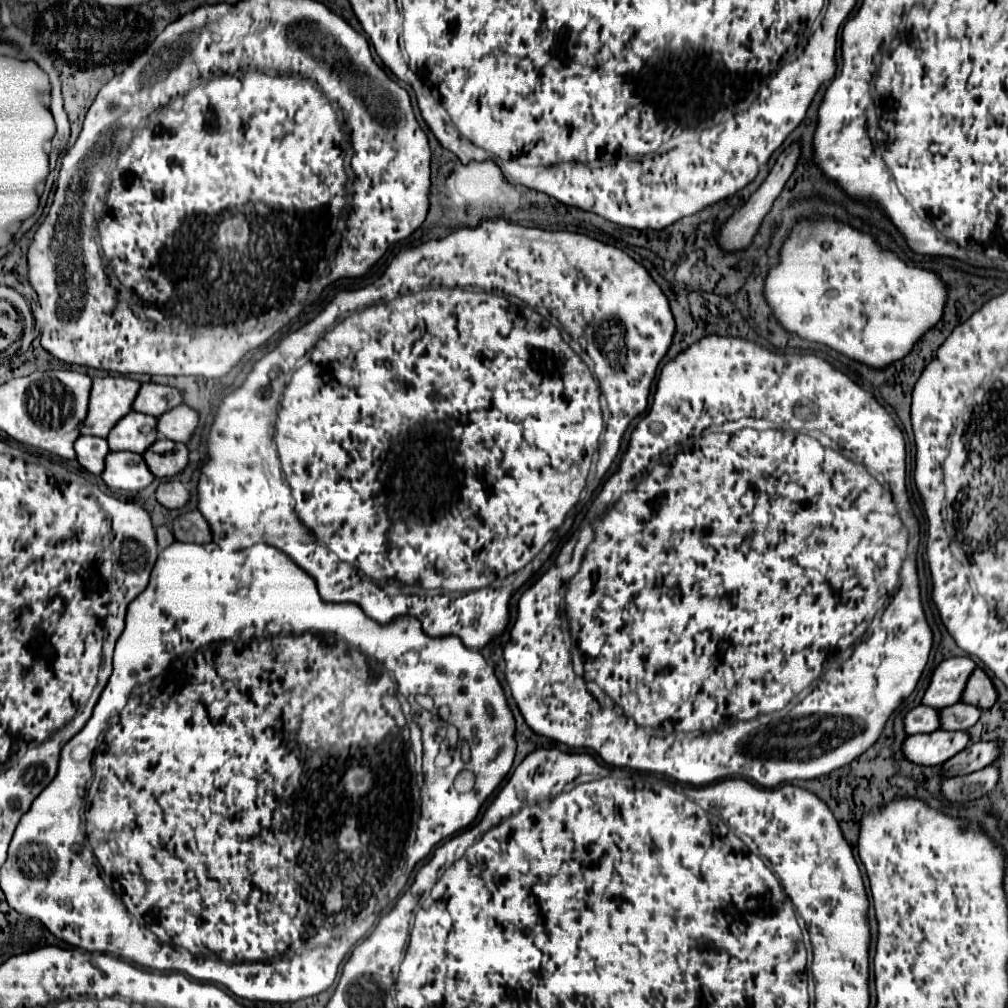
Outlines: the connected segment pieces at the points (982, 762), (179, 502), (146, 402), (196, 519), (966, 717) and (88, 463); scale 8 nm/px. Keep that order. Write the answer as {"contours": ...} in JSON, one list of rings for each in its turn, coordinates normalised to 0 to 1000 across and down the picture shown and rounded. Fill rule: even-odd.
{"contours":[[[[963,737],[936,757],[936,765],[939,771],[959,769],[987,757],[987,753],[991,753],[991,737]]],[[[176,475],[164,477],[164,479],[160,479],[160,481],[156,483],[156,497],[158,497],[162,503],[166,503],[166,505],[178,505],[178,503],[182,503],[182,501],[188,497],[188,493],[189,493],[189,489],[188,489],[186,483],[184,483],[180,477],[176,477]]],[[[144,380],[132,400],[132,406],[144,412],[162,412],[182,400],[182,392],[174,384],[156,382],[156,380]]],[[[188,507],[184,511],[178,511],[172,517],[172,529],[176,537],[188,537],[188,539],[209,537],[209,523],[205,523],[205,515],[201,515],[197,507]]],[[[949,697],[934,703],[934,723],[939,725],[959,725],[971,715],[973,703],[961,697]]],[[[80,432],[74,438],[74,447],[76,447],[76,457],[90,469],[100,471],[102,469],[102,457],[108,449],[108,441],[106,436],[94,436],[94,434],[86,434]]]]}

